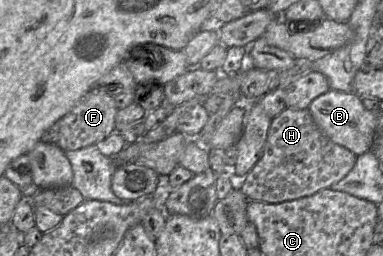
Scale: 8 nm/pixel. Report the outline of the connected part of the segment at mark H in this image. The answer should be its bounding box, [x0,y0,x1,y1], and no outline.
[238,108,357,204]

